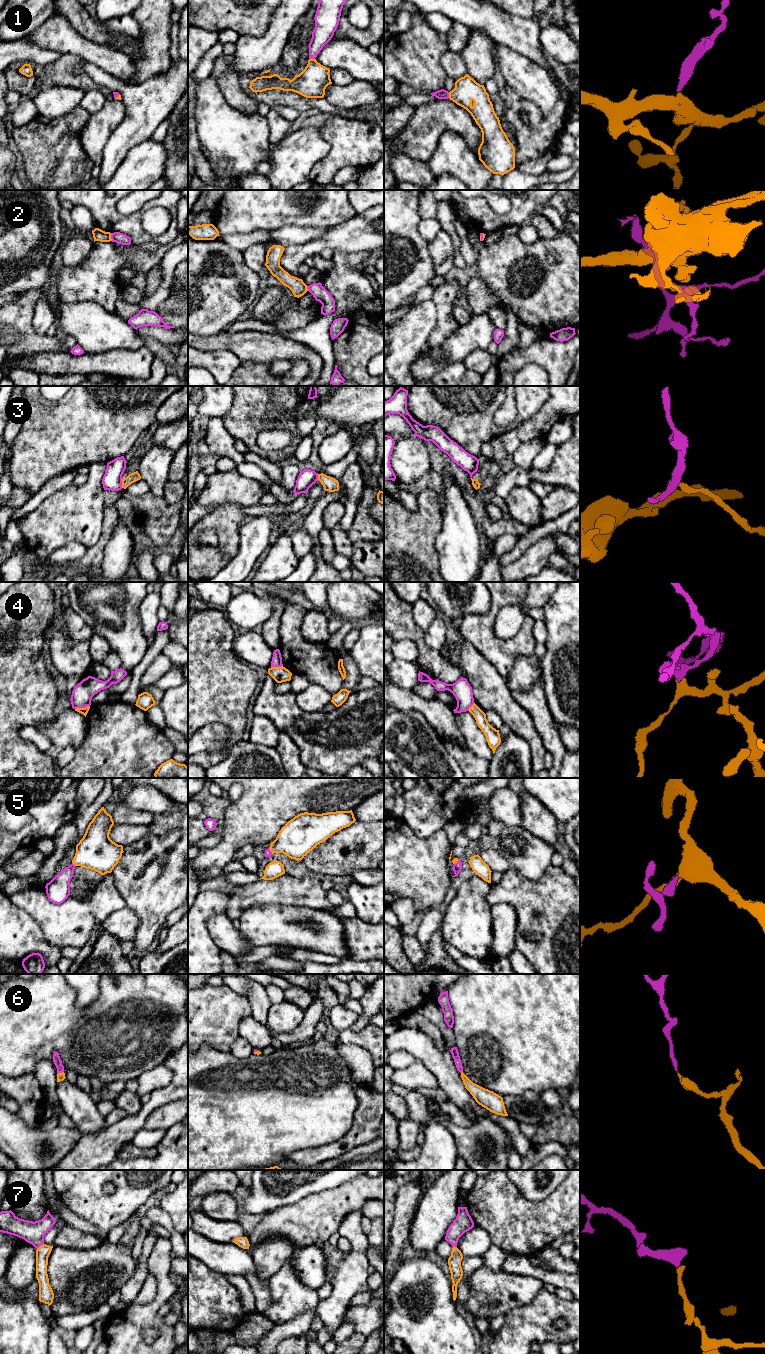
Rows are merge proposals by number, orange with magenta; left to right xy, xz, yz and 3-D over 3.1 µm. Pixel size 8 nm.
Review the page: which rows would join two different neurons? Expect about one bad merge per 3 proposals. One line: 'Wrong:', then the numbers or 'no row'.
Wrong: 2, 4

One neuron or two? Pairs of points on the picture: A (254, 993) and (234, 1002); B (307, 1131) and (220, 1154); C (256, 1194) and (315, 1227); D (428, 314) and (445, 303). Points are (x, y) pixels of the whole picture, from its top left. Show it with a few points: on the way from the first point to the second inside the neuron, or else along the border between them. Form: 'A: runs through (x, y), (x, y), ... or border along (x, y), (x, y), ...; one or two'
A: border along (246, 996), (250, 1004), (251, 1014); two
B: runs through (285, 1131), (242, 1132); one
C: border along (301, 1198), (296, 1202), (275, 1208), (268, 1213); two
D: border along (432, 298), (436, 307), (436, 326), (431, 332); two

